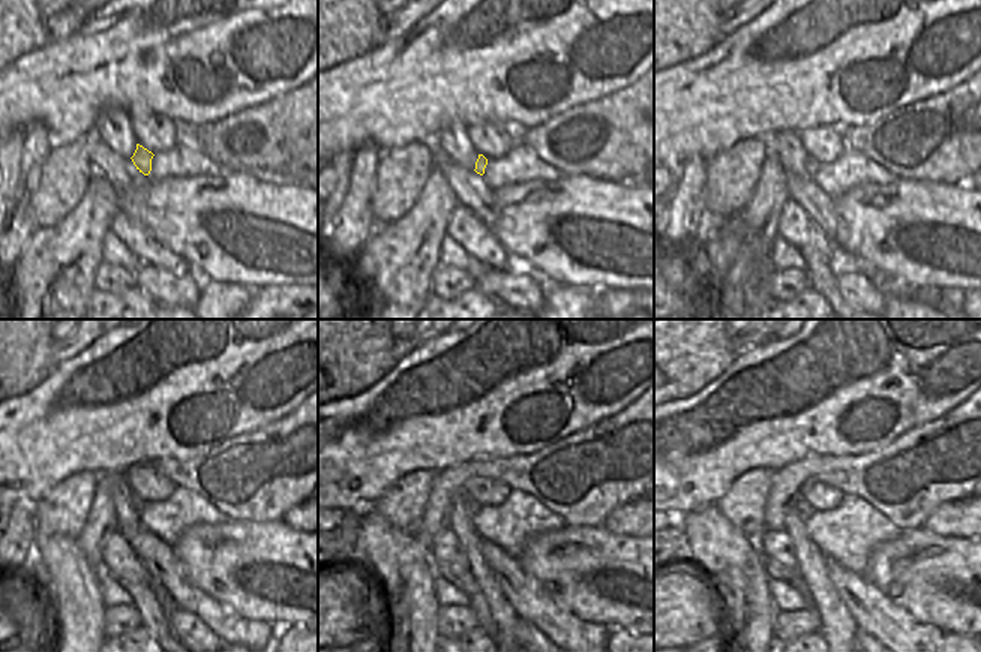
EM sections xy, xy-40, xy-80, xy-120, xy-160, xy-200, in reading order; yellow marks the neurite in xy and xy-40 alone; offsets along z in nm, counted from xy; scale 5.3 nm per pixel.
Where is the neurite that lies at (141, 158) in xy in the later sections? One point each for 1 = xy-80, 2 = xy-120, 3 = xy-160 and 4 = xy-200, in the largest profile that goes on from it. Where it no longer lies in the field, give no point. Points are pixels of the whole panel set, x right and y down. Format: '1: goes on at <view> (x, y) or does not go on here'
1: goes on at xy-80 (810, 168)
2: goes on at xy-120 (137, 502)
3: goes on at xy-160 (470, 505)
4: goes on at xy-200 (804, 511)

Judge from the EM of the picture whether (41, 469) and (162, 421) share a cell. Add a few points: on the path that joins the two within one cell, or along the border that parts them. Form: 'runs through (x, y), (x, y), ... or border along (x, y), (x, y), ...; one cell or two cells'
runs through (71, 439), (84, 426), (132, 426); one cell

